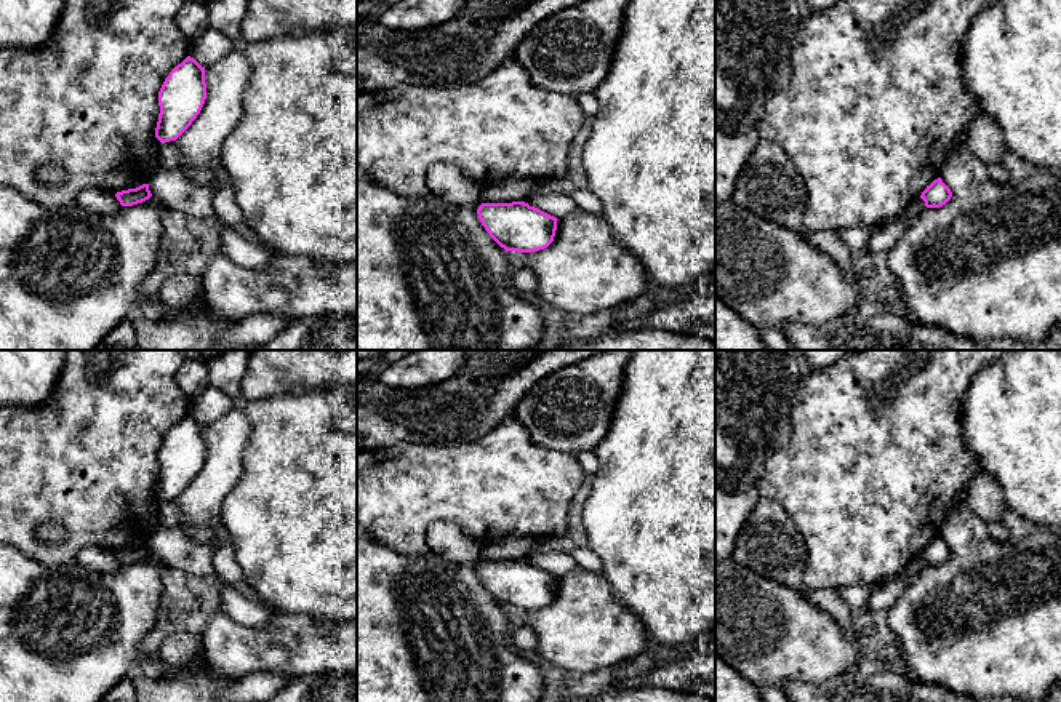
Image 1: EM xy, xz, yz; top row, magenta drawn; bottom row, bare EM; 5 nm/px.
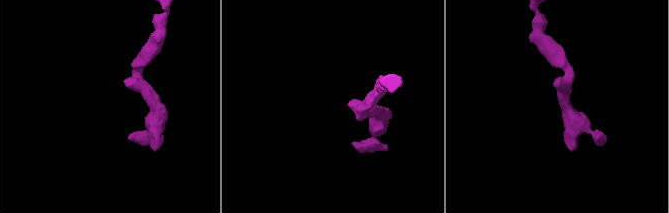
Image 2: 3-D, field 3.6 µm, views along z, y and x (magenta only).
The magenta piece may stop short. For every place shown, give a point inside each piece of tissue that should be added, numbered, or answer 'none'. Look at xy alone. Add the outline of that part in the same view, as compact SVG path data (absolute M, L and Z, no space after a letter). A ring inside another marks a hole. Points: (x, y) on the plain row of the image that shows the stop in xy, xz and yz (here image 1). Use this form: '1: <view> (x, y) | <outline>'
1: xy (95, 558) | M101 547L80 548L75 553L74 561L96 572L112 572L122 566L115 553Z

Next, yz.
1: yz (882, 595) | M917 556L898 574L871 587L866 609L887 612L898 595L909 585L909 582L920 572L923 566L927 566L925 560L922 556Z

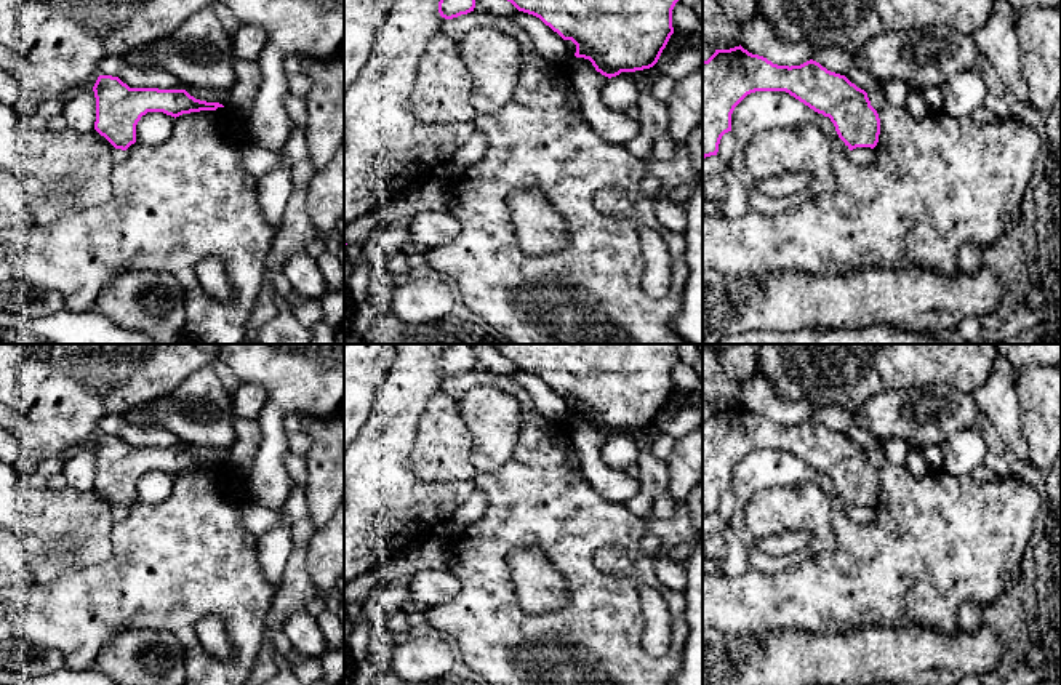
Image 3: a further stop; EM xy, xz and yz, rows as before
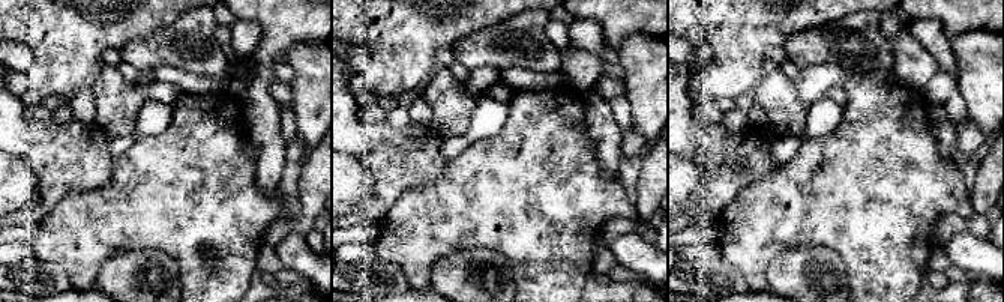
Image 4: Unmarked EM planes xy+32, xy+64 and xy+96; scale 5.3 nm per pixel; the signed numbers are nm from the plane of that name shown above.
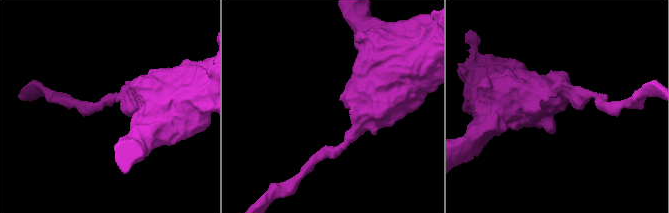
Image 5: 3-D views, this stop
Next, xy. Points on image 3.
1: xy (154, 487) | M147 471L136 483L136 501L157 504L165 501L173 490L174 475L163 471Z

